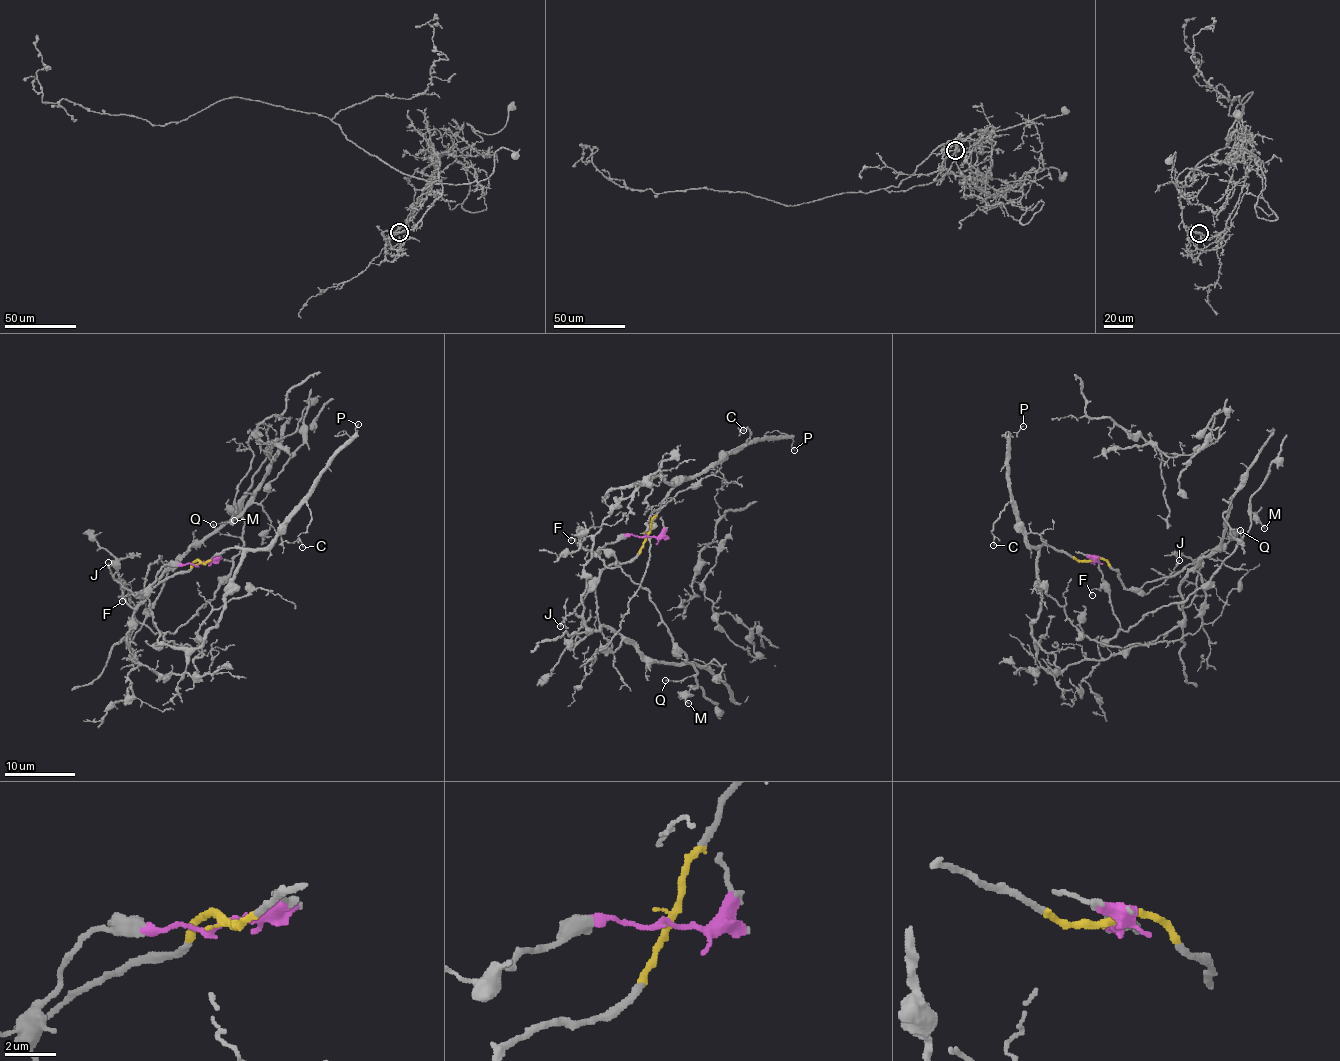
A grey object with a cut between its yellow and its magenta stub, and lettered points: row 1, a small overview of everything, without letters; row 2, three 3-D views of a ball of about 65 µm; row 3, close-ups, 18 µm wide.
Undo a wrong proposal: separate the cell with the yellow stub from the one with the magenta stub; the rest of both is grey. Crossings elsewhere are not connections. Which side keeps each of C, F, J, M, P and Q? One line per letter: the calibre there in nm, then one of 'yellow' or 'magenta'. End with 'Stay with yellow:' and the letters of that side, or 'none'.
C: 90 nm thick; yellow
F: 90 nm thick; magenta
J: 190 nm thick; yellow
M: 130 nm thick; magenta
P: 90 nm thick; yellow
Q: 120 nm thick; magenta
Stay with yellow: C, J, P

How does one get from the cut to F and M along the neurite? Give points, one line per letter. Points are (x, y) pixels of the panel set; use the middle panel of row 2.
F: (646, 535), (620, 535), (613, 542), (592, 551), (571, 541)
M: (646, 535), (620, 535), (600, 557), (646, 589), (671, 638), (697, 673), (697, 686), (685, 698), (689, 703)

